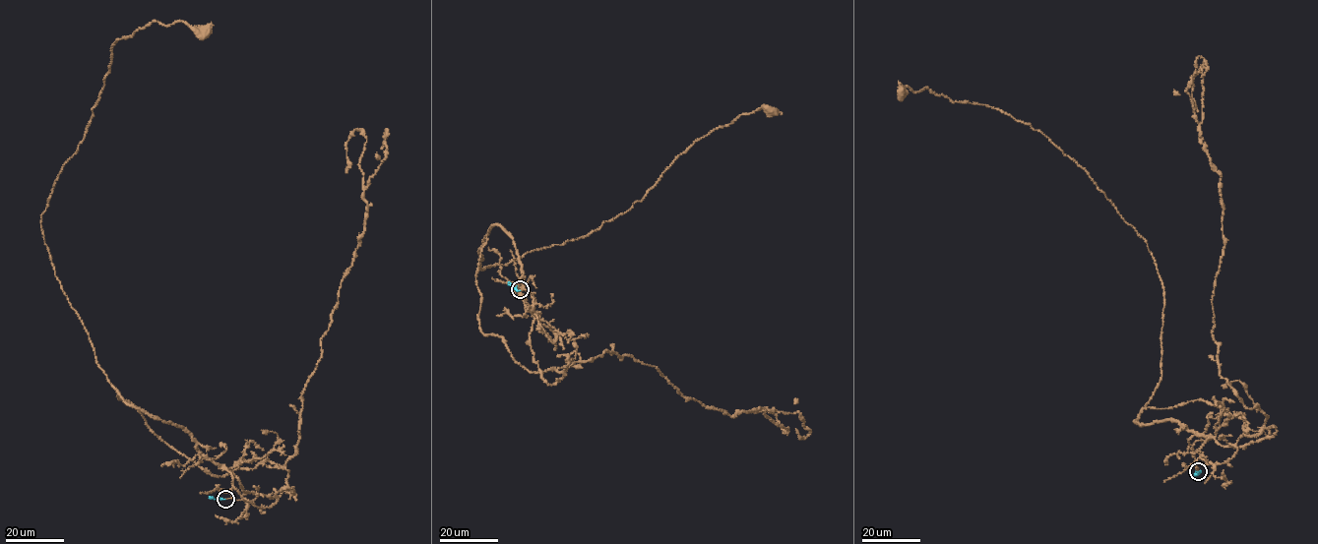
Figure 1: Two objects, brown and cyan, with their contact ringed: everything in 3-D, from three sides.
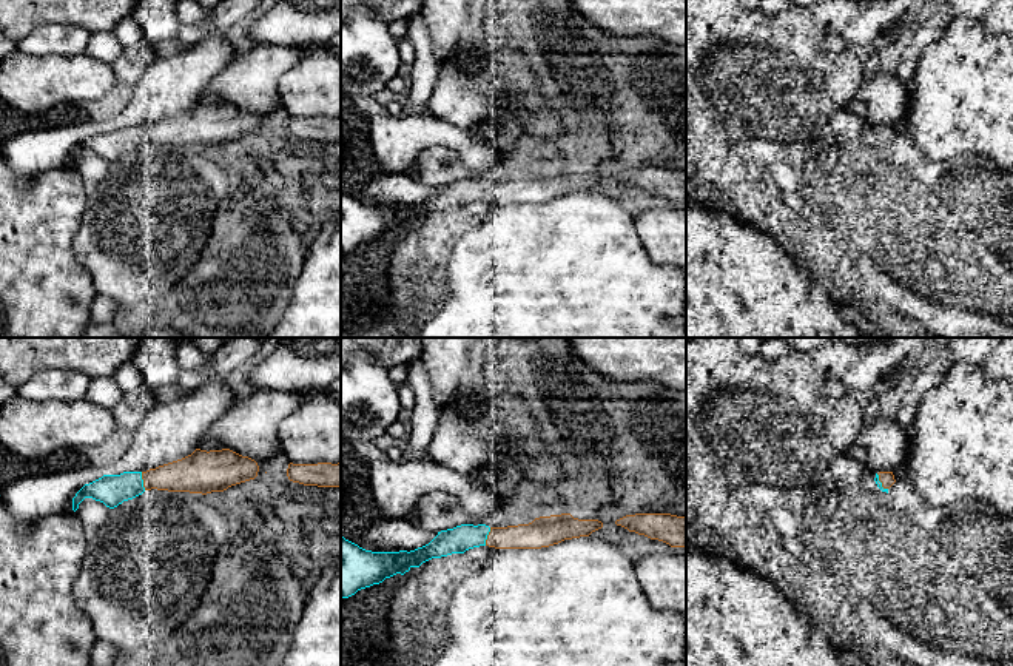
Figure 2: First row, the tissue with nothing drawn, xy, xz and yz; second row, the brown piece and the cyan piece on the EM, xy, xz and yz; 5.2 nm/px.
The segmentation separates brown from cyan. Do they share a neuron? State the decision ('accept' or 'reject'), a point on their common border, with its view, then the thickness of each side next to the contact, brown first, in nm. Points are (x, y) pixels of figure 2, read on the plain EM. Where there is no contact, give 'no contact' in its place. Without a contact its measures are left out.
accept | xy (144, 136) | 190/160 nm

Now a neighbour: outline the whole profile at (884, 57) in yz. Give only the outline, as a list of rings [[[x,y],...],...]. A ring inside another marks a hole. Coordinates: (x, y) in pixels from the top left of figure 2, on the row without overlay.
[[[880,43],[874,46],[857,46],[853,51],[862,60],[868,72],[896,74],[896,65],[902,52],[902,43]]]

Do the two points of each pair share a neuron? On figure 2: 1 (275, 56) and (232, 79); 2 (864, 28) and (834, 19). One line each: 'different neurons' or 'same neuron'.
1: same neuron
2: same neuron

